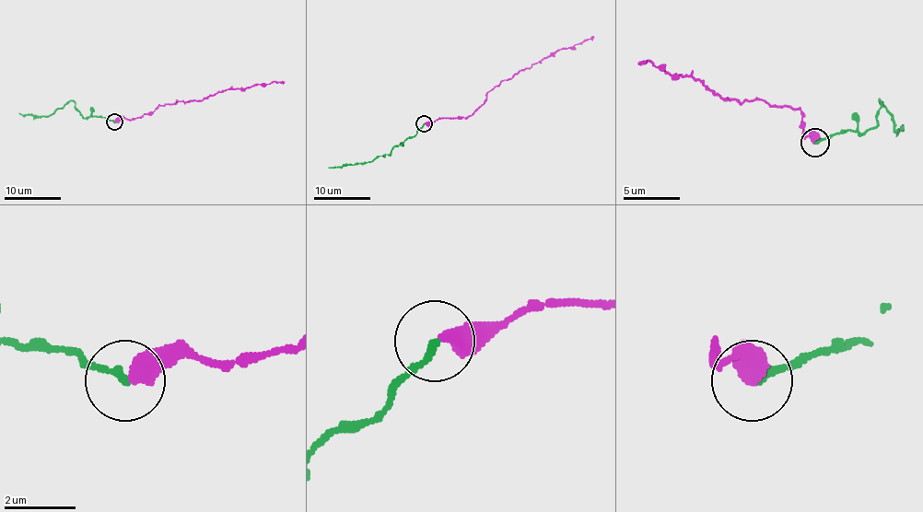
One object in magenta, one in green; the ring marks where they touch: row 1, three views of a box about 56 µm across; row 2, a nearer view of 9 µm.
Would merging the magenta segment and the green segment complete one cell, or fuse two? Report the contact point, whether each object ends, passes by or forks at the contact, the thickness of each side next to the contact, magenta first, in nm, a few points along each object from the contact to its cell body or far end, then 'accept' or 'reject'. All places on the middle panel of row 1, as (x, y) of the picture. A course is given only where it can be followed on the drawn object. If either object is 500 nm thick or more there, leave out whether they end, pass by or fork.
(424, 123) | 500/200 nm | magenta via (424, 123), (442, 118), (468, 118), (502, 81), (510, 79), (563, 48), (571, 48), (594, 37) | green via (424, 123), (415, 134), (397, 145), (391, 153), (357, 165), (329, 168) | accept

